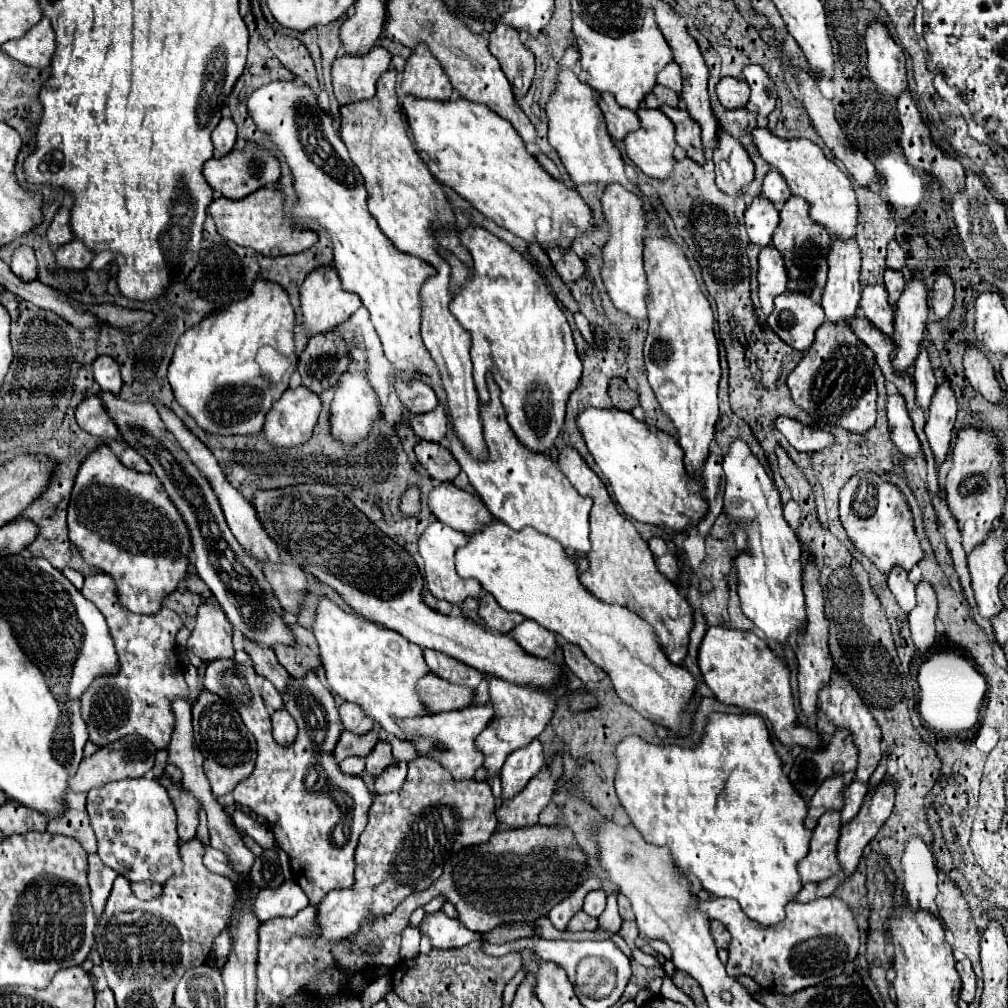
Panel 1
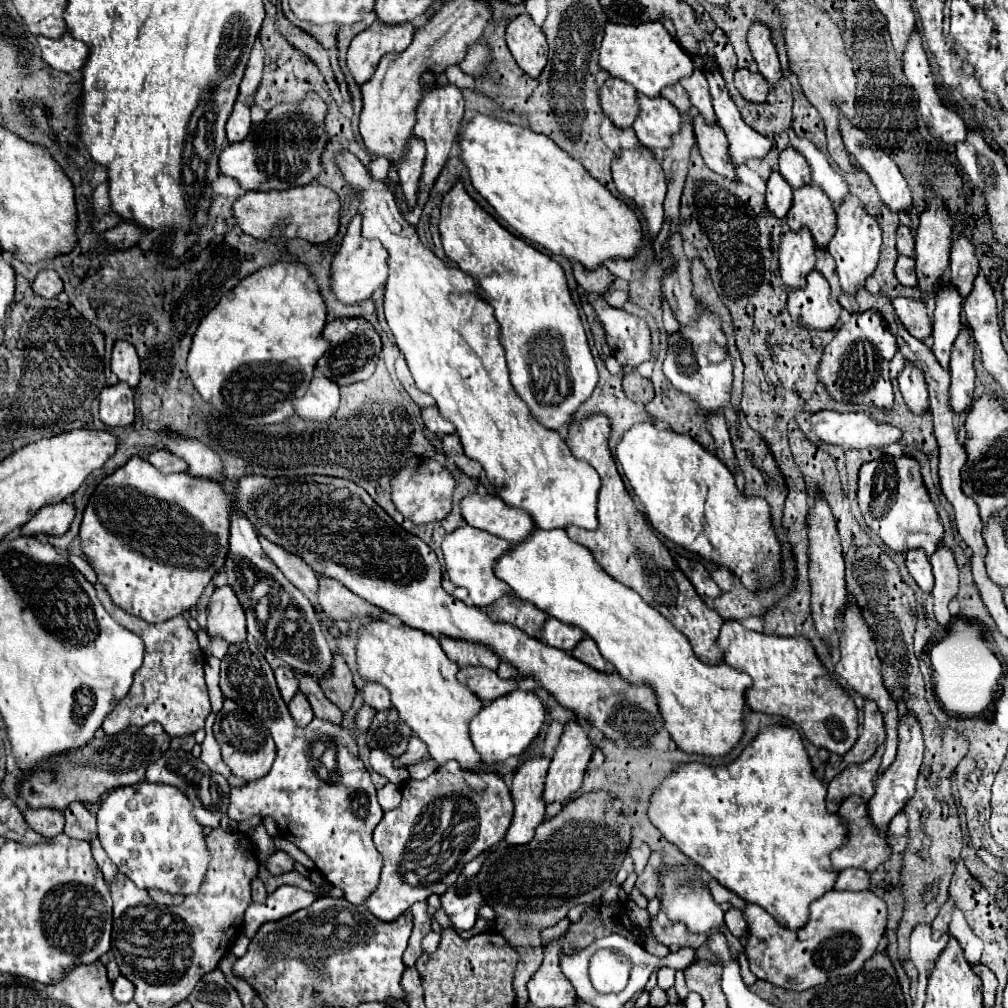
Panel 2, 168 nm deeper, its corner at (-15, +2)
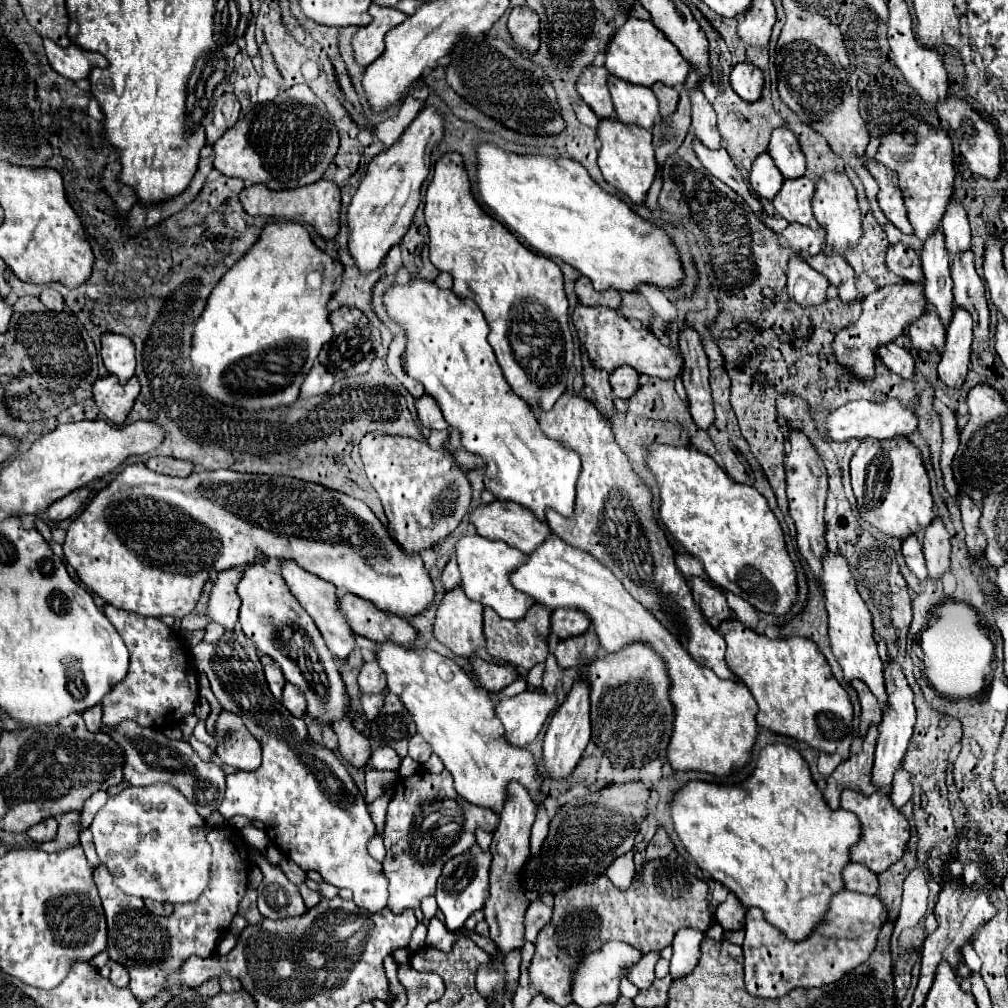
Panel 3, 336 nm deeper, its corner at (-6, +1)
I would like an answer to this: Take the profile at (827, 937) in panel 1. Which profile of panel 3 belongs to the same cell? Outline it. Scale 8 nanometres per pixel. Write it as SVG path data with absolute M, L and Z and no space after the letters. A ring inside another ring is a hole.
M843 889L833 895L823 923L809 939L789 941L777 927L765 921L761 909L747 909L743 941L745 989L753 997L777 999L795 987L823 987L839 981L873 953L883 925L883 911L877 895Z

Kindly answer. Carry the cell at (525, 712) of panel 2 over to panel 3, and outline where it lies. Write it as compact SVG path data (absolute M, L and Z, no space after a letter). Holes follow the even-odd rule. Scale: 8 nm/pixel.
M523 691L515 697L507 697L501 703L497 703L495 713L505 727L507 741L511 745L525 747L537 737L555 705L555 693Z

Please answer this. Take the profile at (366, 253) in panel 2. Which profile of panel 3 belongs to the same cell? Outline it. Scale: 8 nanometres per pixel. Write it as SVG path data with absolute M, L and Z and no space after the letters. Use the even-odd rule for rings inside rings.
M425 107L405 129L403 137L369 163L369 171L349 205L349 251L361 271L377 269L387 251L407 233L421 201L421 185L429 175L431 149L441 137L443 117L435 109Z

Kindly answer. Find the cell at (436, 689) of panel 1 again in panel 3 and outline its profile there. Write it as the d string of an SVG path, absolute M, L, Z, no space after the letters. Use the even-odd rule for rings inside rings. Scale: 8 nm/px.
M475 659L473 669L475 669L475 679L479 681L479 685L483 685L491 693L501 691L503 687L511 685L515 679L521 677L521 673L513 665L497 665L483 659Z

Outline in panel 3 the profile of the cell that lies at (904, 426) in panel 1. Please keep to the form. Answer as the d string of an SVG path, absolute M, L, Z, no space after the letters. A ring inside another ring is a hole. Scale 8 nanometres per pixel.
M897 343L879 345L877 357L887 365L887 369L891 369L893 373L897 373L905 379L911 379L915 375L915 365L913 365L911 353Z

